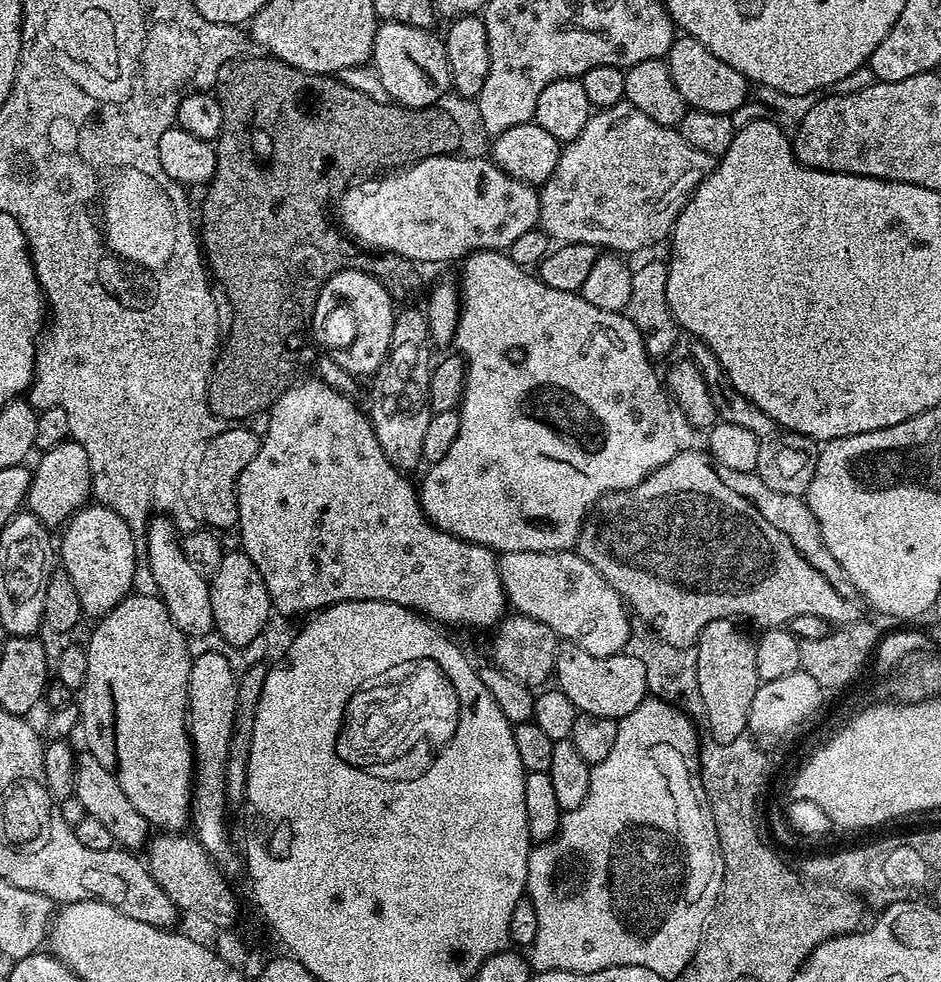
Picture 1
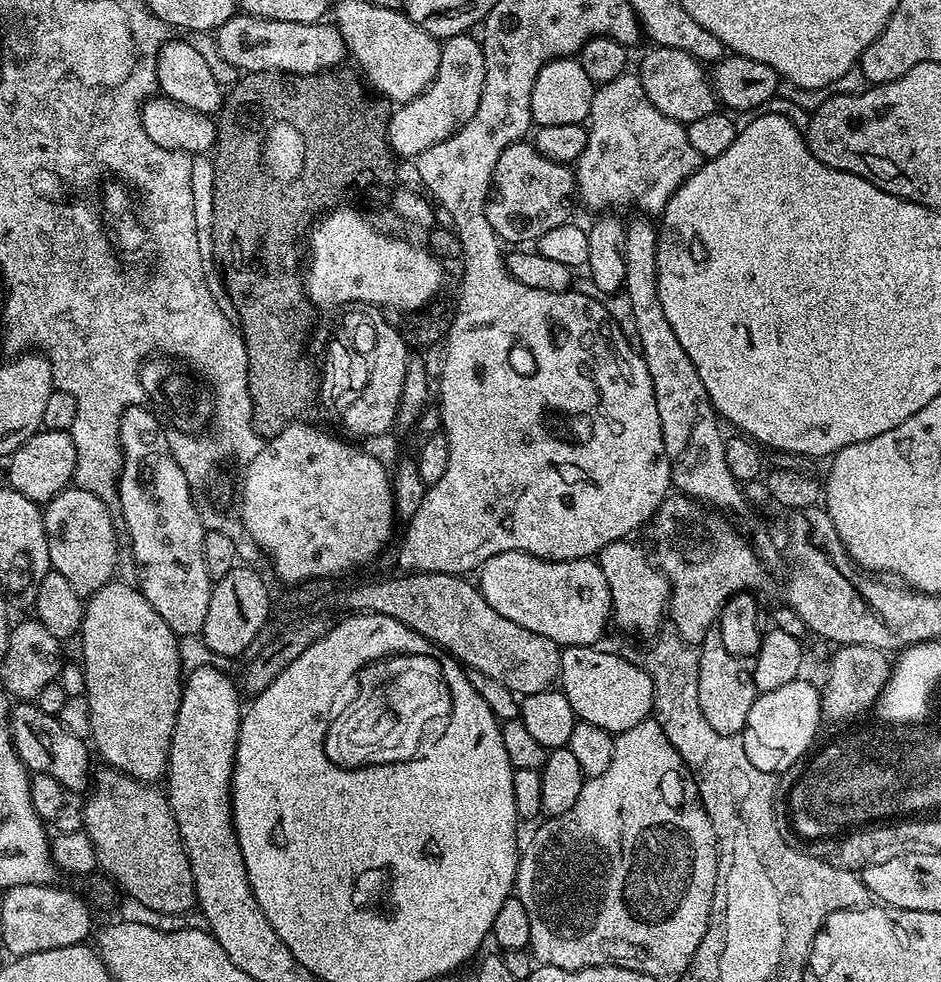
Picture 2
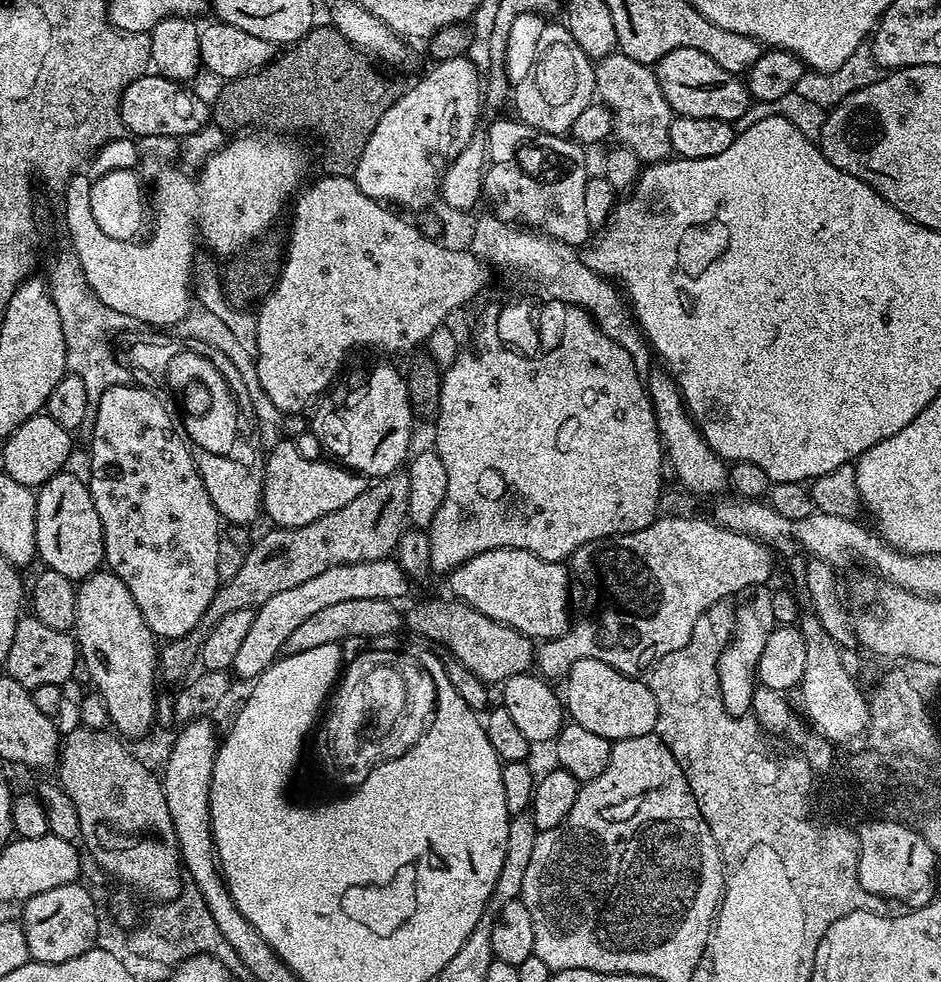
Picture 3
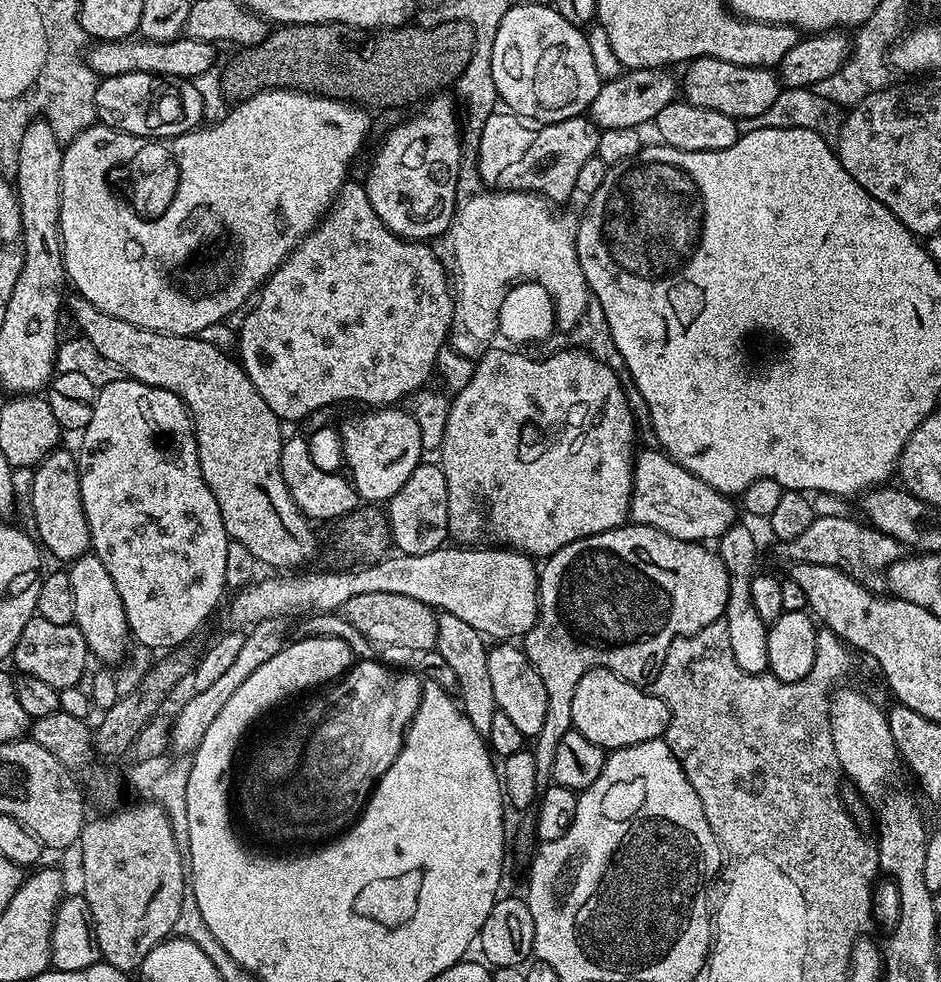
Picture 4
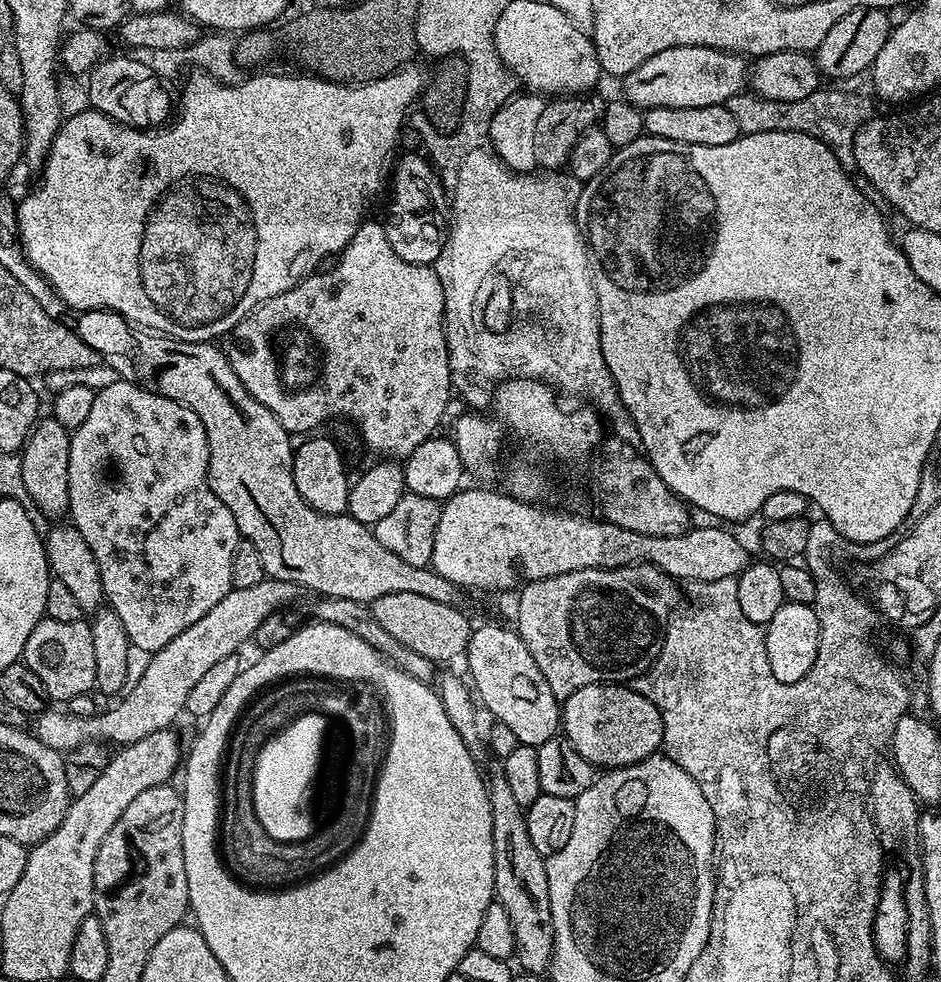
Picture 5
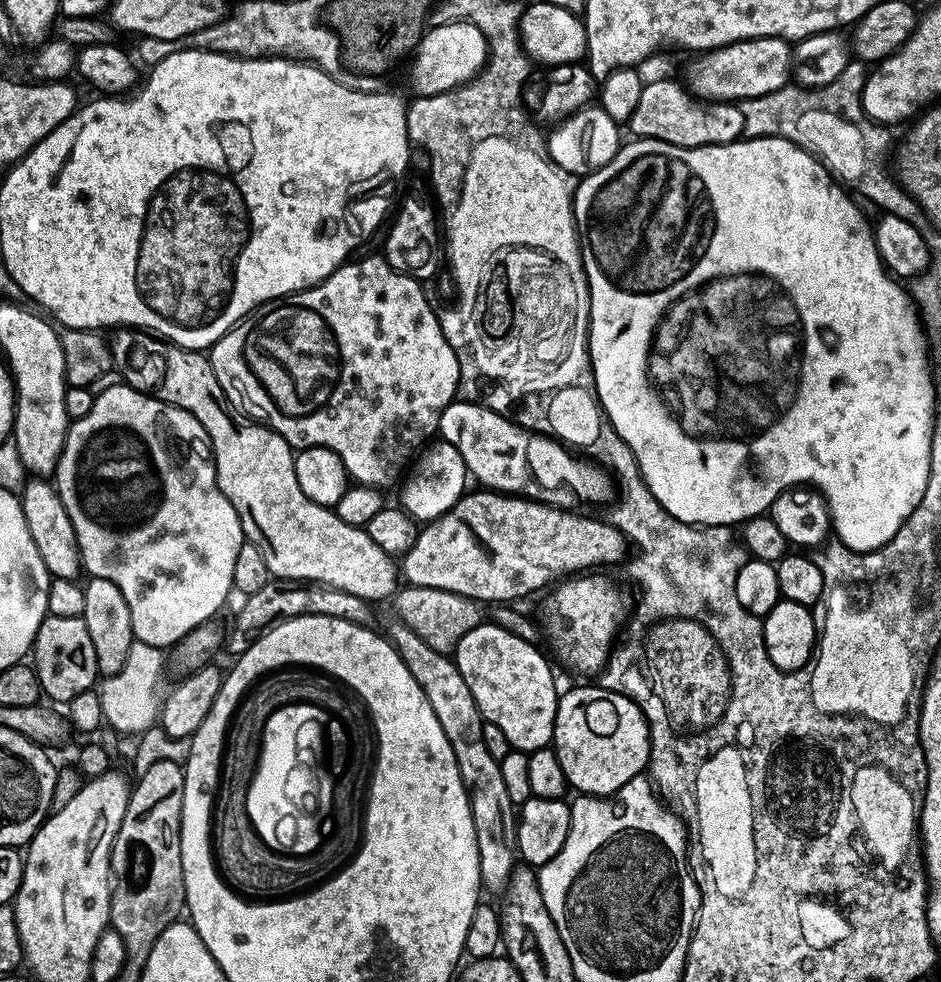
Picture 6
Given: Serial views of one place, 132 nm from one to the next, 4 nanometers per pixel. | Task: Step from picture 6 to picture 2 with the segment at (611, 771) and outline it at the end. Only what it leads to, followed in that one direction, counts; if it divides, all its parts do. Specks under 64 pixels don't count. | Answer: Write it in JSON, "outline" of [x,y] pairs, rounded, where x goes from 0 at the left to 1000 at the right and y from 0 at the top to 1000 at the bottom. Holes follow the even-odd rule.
{"outline":[[[599,658],[595,661],[596,680],[593,691],[594,704],[598,705],[601,715],[610,723],[613,733],[622,733],[631,739],[640,739],[640,743],[658,747],[678,739],[678,735],[690,732],[694,728],[696,715],[695,699],[692,688],[679,675],[666,672],[655,664],[641,664],[638,658]]]}

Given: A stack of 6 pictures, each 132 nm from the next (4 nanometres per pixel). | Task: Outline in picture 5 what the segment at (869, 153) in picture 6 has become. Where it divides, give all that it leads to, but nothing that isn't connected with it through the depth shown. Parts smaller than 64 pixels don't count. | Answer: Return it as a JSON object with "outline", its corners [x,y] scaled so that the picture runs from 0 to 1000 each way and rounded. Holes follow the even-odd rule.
{"outline":[[[894,90],[868,91],[865,96],[850,100],[846,104],[823,104],[810,101],[797,94],[778,97],[770,109],[784,125],[787,137],[797,135],[844,134],[857,135],[869,141],[879,149],[894,153],[902,150],[908,136],[919,123],[926,121],[929,111],[921,97],[898,94]]]}

